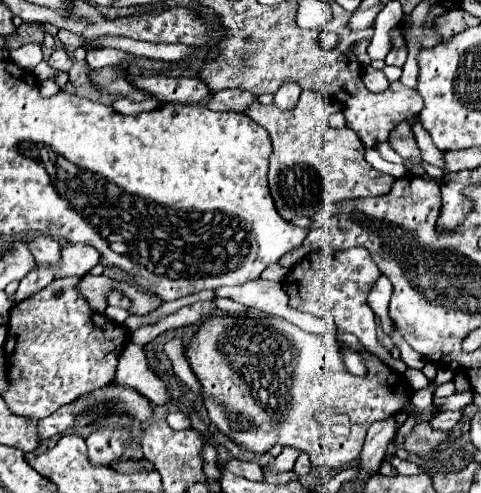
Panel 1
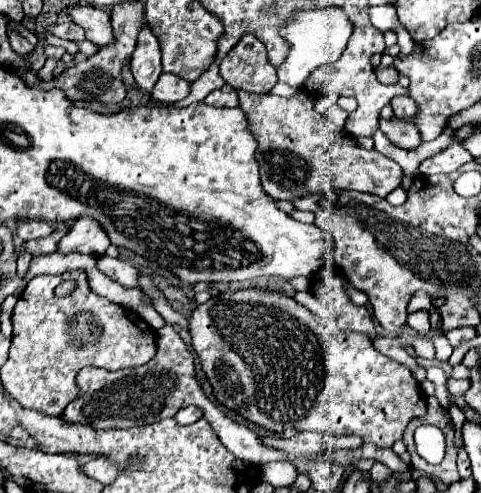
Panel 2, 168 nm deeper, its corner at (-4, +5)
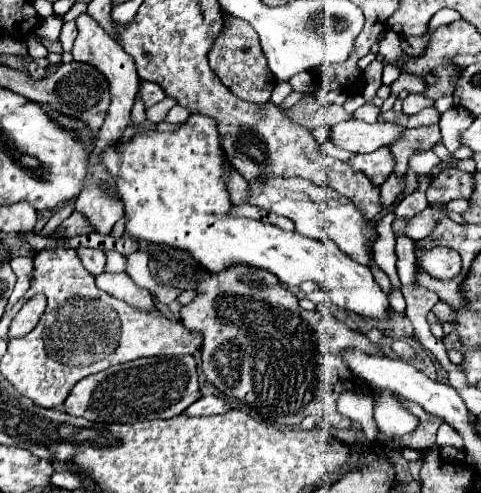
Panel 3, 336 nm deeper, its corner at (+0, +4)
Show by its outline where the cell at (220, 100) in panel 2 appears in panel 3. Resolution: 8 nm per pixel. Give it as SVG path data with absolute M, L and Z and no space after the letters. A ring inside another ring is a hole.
M174 105L170 111L168 111L168 115L166 115L166 123L184 123L188 117L190 117L190 113L192 111L188 111L186 107L180 107L180 105Z

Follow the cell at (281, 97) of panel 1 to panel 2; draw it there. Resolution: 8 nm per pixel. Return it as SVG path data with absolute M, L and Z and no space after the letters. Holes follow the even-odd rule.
M338 6L296 10L294 16L280 26L280 36L288 42L290 50L284 58L284 62L278 66L278 80L292 88L300 88L312 70L316 70L318 66L324 66L324 64L332 64L342 56L342 52L348 44L348 38L352 36L352 28L354 26L352 26L350 18Z

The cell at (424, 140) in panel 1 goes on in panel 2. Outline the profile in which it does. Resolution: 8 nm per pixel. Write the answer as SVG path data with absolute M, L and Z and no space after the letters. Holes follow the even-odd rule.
M409 96L395 97L390 104L398 118L410 119L418 111L418 106Z

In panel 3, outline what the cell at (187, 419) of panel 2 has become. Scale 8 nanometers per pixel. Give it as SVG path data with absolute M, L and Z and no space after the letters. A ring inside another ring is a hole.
M202 397L202 399L198 399L196 403L192 403L184 413L188 413L188 415L194 415L194 417L204 417L204 415L216 415L216 413L224 413L224 411L228 411L228 409L232 409L224 399L220 399L220 397Z

